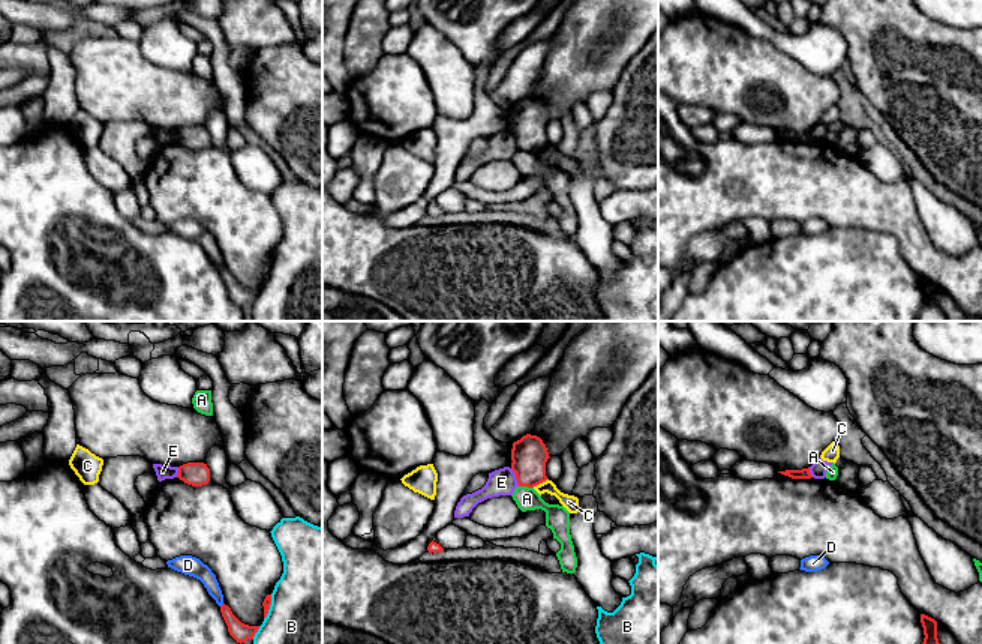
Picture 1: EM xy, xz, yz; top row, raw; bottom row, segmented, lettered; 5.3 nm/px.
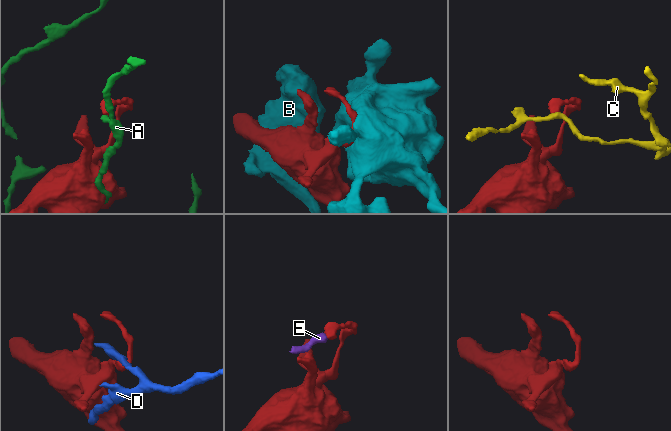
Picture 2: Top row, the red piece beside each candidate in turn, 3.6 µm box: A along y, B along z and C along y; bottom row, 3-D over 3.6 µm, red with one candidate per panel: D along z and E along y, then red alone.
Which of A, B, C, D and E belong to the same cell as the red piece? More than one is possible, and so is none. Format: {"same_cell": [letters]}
{"same_cell": []}

